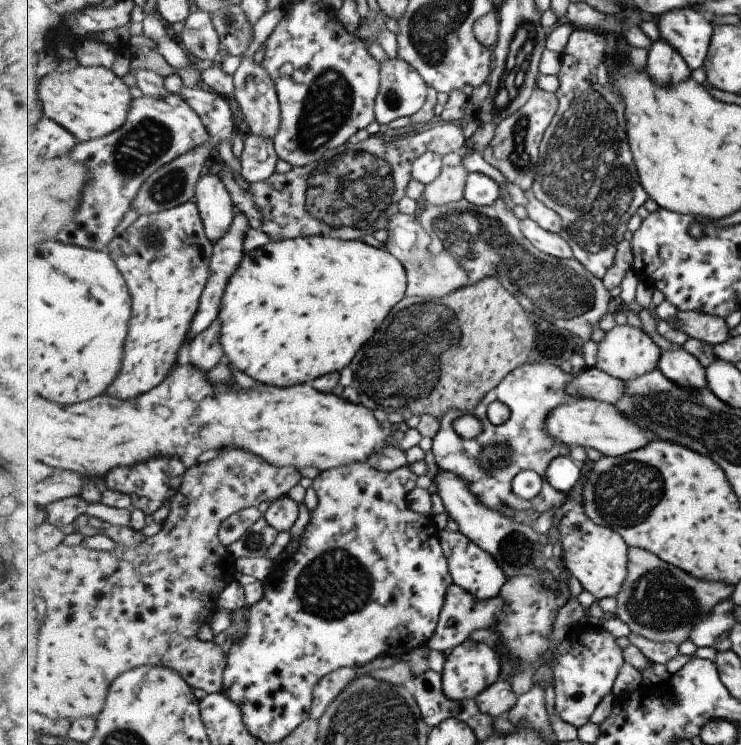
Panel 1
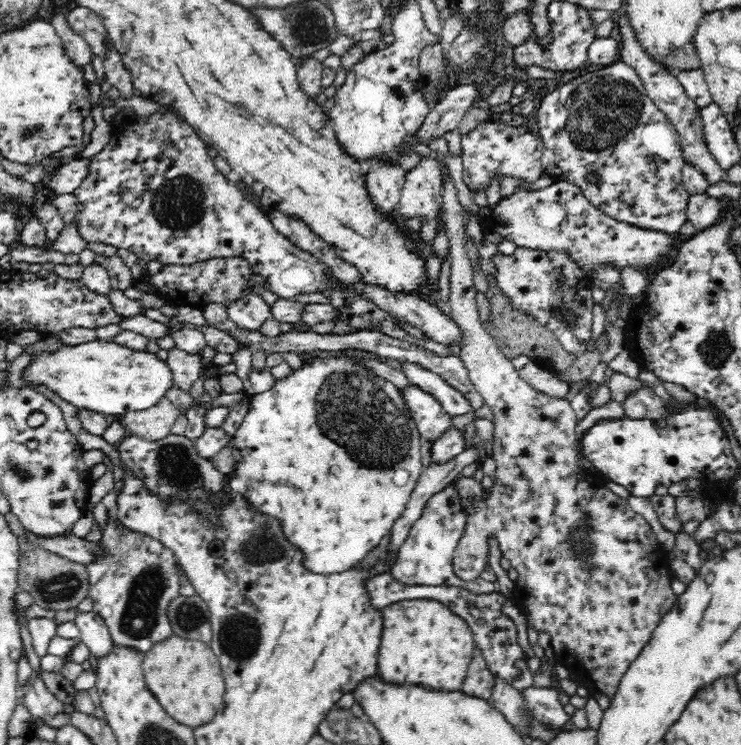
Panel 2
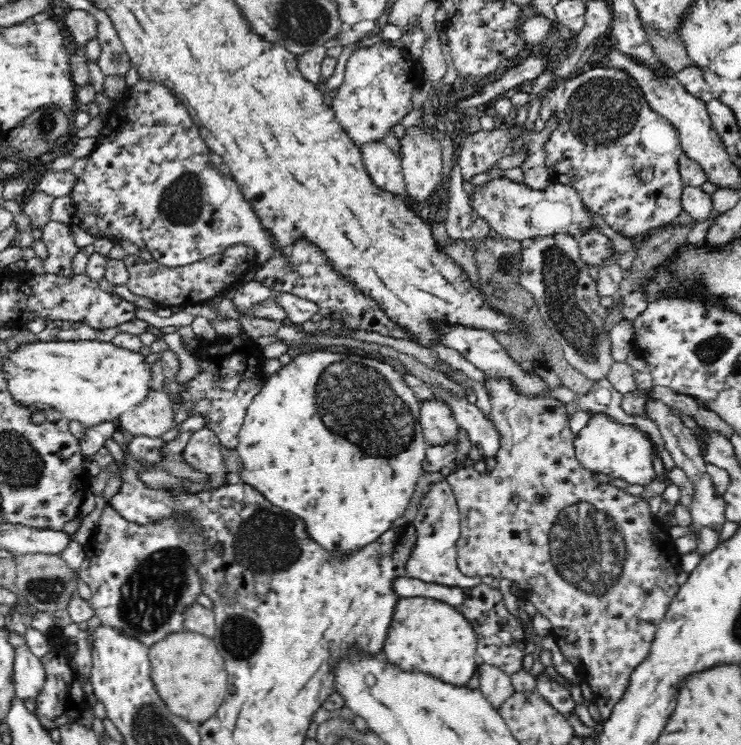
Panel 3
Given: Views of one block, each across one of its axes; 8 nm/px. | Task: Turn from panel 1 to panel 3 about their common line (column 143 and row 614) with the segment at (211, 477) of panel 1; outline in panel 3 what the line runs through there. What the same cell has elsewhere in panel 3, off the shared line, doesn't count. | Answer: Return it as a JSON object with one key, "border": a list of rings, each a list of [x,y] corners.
{"border":[[[485,376],[485,382],[482,382],[482,384],[487,390],[492,405],[489,417],[494,421],[501,434],[500,446],[494,456],[495,467],[491,472],[478,472],[474,467],[463,466],[460,469],[452,470],[445,478],[452,487],[452,491],[454,491],[460,513],[461,535],[457,542],[457,563],[460,572],[471,577],[508,578],[508,580],[516,582],[523,598],[530,600],[536,607],[537,612],[551,622],[552,634],[555,637],[556,644],[564,653],[568,662],[571,662],[576,668],[575,671],[580,682],[586,682],[592,688],[592,696],[596,701],[598,712],[602,715],[602,722],[607,721],[611,718],[615,704],[626,694],[626,690],[630,686],[632,672],[651,654],[651,644],[654,643],[659,624],[663,622],[669,604],[680,588],[676,583],[676,578],[682,570],[680,554],[676,551],[675,542],[670,536],[668,525],[650,511],[650,503],[646,502],[644,498],[640,498],[640,495],[632,496],[618,486],[601,485],[596,479],[592,478],[593,472],[580,464],[574,452],[573,440],[575,436],[570,430],[570,418],[566,415],[565,404],[553,398],[521,396],[504,379]]]}

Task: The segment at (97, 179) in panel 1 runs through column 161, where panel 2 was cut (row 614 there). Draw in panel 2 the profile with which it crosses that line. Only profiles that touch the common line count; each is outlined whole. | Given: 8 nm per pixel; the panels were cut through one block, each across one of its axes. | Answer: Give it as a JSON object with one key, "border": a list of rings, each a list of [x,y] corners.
{"border":[[[106,518],[106,525],[101,529],[102,537],[98,542],[99,554],[97,558],[90,564],[86,564],[86,569],[88,569],[88,582],[89,582],[89,596],[93,600],[93,610],[96,611],[101,617],[106,626],[108,627],[108,632],[110,633],[111,639],[115,644],[120,646],[129,646],[130,648],[138,648],[142,652],[150,650],[156,643],[162,642],[166,637],[172,636],[173,628],[170,624],[170,619],[168,618],[168,607],[170,603],[175,598],[180,596],[180,570],[178,570],[178,557],[170,548],[164,546],[163,542],[156,540],[149,534],[145,532],[134,531],[126,526],[116,526],[112,518]]]}

